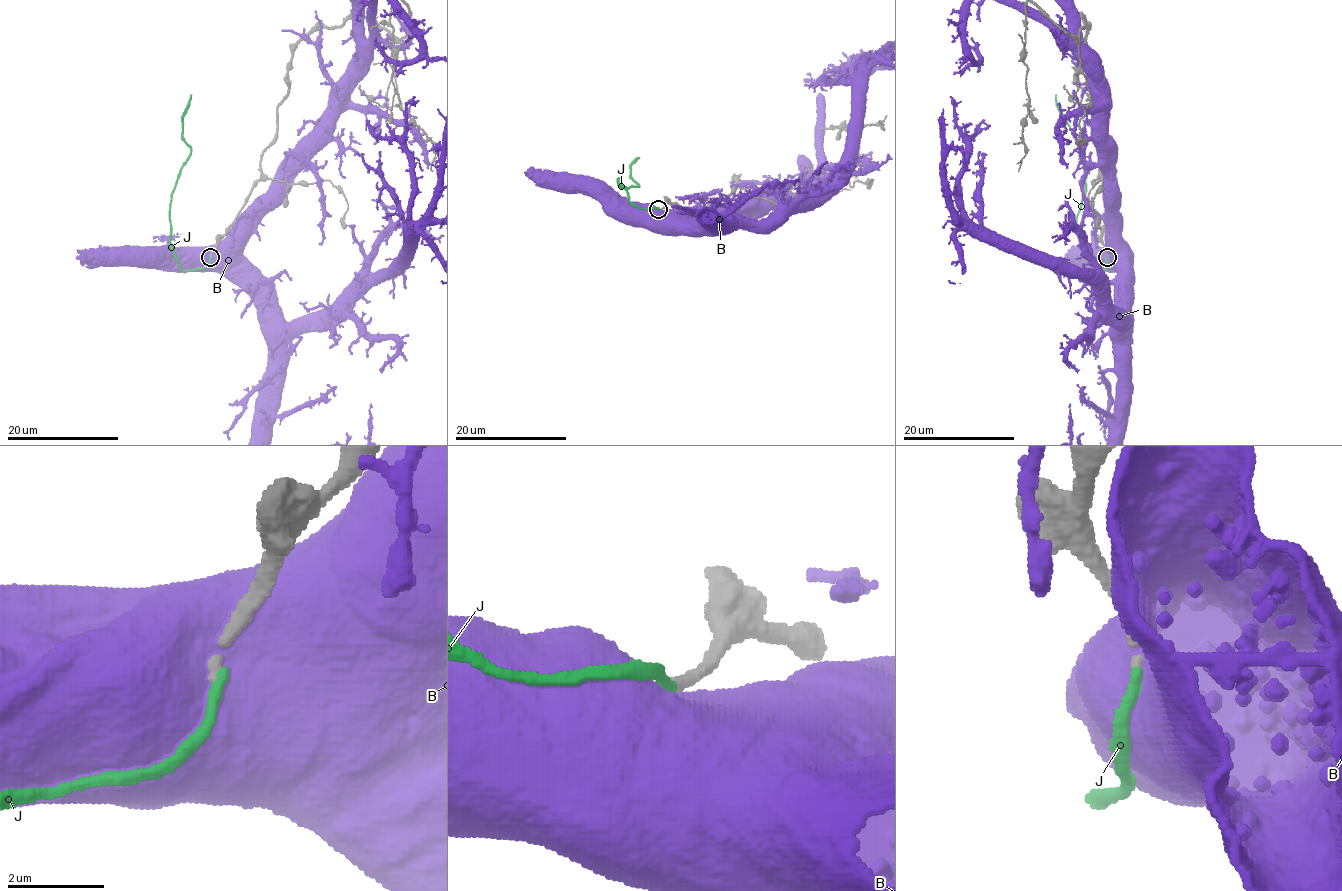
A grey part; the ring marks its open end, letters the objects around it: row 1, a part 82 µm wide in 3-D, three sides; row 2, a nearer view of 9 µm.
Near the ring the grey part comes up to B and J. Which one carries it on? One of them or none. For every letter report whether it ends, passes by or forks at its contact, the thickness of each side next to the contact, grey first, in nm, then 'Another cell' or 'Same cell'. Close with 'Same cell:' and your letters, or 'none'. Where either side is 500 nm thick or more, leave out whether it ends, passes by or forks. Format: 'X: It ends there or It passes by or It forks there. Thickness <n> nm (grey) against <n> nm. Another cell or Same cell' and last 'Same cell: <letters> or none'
B: Thickness 280 nm (grey) against 950 nm. Another cell
J: It ends there. Thickness 200 nm (grey) against 220 nm. Another cell
Same cell: none

